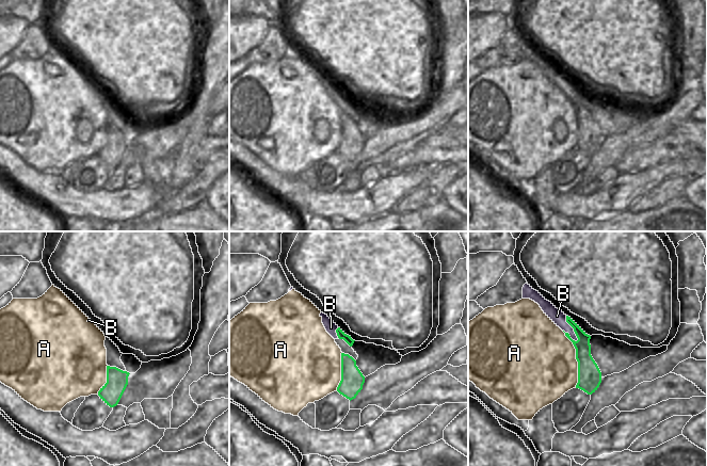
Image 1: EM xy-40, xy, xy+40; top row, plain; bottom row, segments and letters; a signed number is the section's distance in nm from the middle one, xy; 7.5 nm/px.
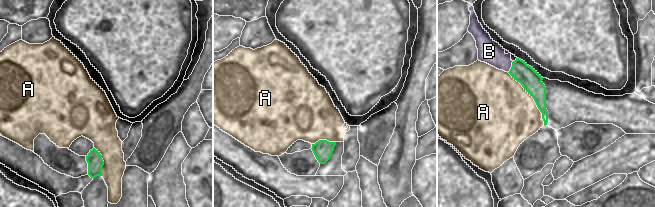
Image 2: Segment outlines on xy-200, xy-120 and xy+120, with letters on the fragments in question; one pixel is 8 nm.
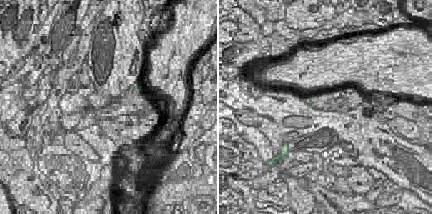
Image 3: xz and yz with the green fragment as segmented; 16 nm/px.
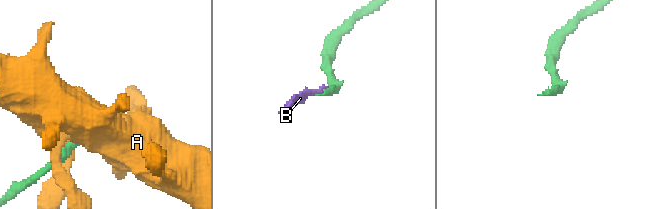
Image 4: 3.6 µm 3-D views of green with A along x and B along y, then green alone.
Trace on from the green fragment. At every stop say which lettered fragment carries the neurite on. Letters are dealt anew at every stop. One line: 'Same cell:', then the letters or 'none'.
Same cell: none

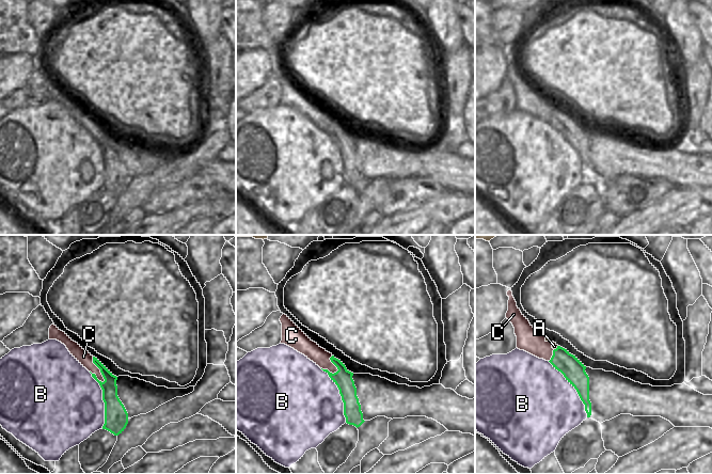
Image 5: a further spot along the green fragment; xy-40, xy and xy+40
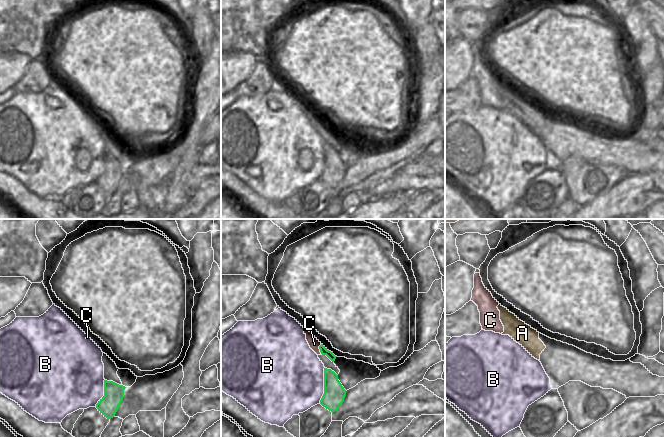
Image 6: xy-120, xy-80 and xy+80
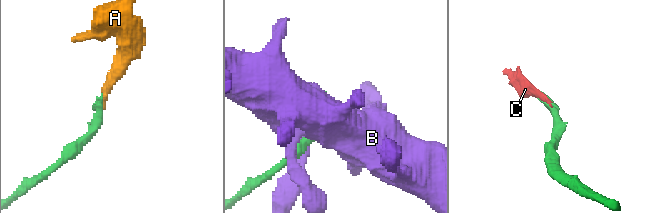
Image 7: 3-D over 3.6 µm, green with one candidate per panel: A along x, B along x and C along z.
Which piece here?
Same cell: A

